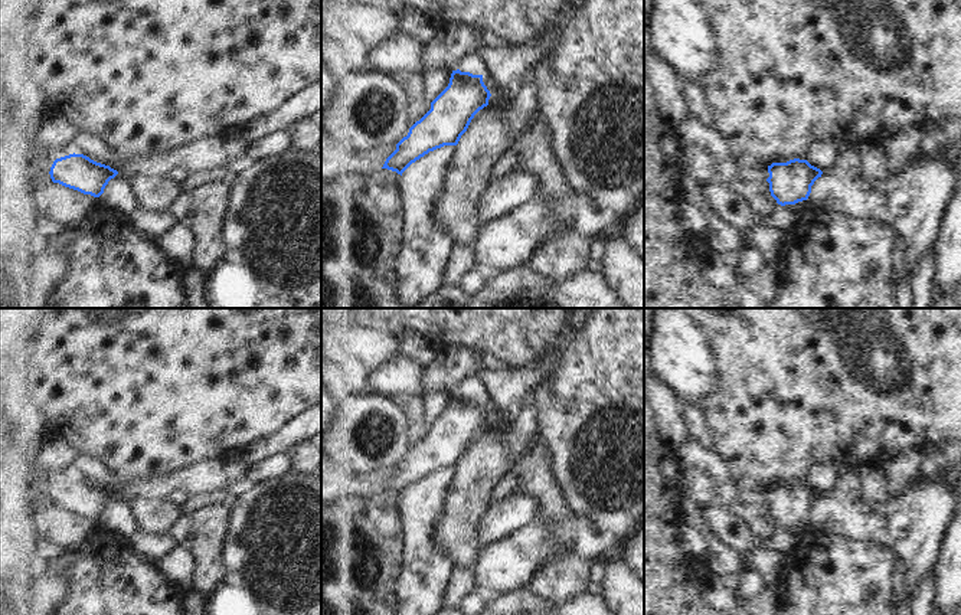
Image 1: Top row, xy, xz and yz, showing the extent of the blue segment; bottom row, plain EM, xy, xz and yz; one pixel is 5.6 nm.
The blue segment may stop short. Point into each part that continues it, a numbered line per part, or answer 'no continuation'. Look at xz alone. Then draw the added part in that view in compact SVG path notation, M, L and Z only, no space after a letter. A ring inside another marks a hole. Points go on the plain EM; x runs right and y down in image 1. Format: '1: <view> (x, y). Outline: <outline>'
no continuation

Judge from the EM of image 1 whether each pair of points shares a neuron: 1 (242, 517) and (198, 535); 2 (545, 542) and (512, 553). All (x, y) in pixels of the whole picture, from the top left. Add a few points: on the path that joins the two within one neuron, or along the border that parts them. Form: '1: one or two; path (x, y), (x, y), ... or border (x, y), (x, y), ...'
1: two; border (232, 501), (232, 526), (226, 539), (225, 555)
2: one; path (536, 545), (520, 553)

